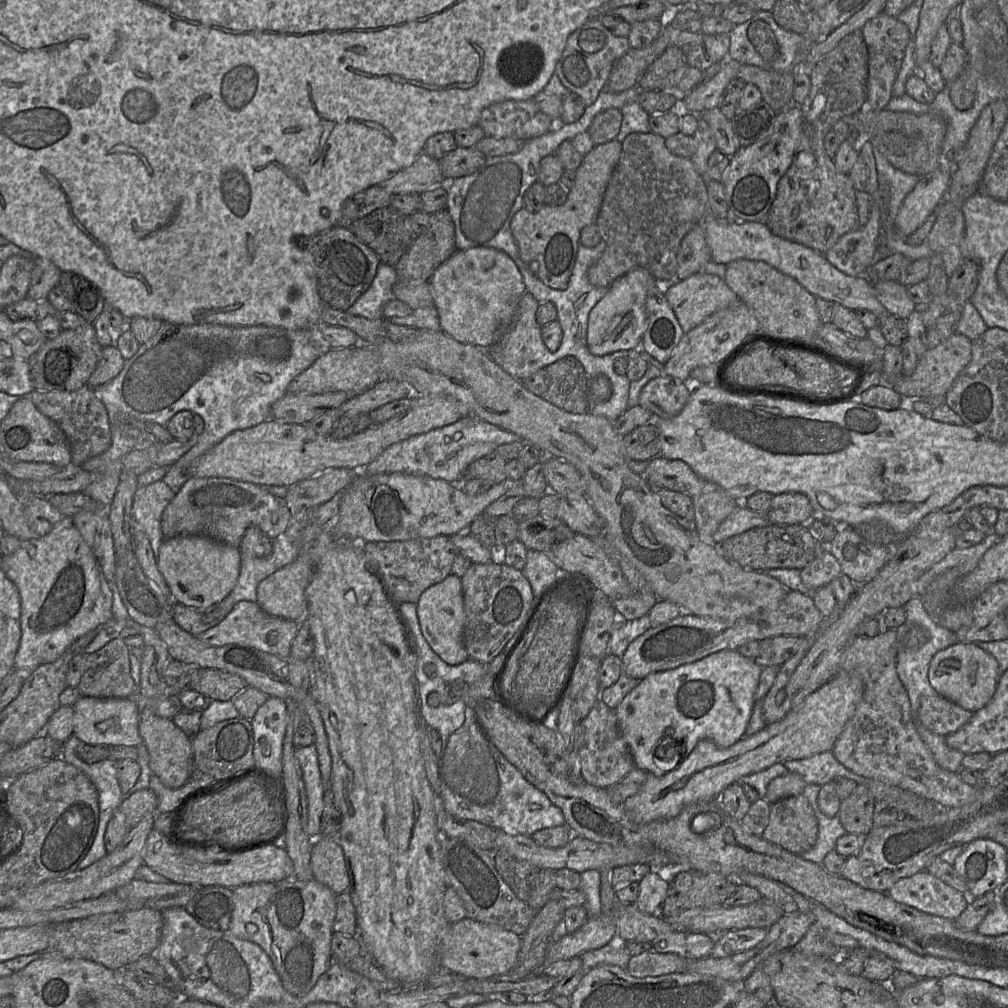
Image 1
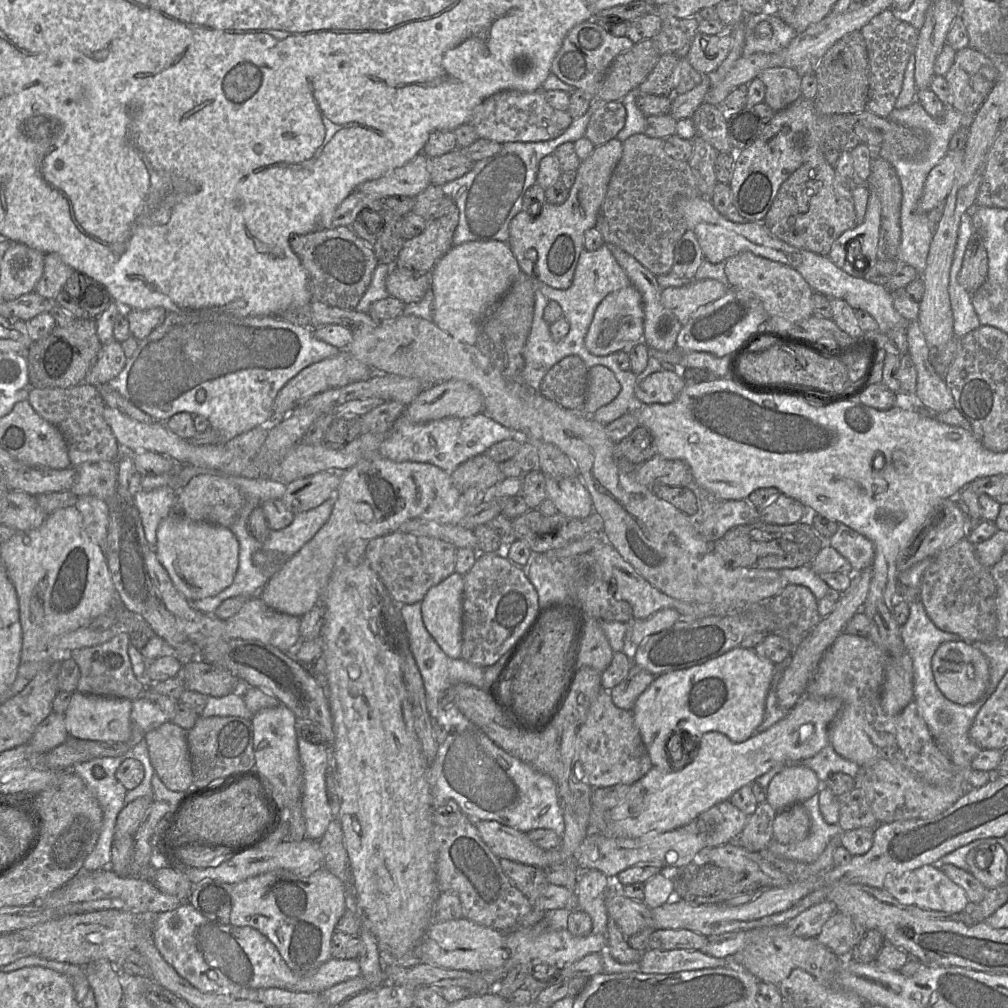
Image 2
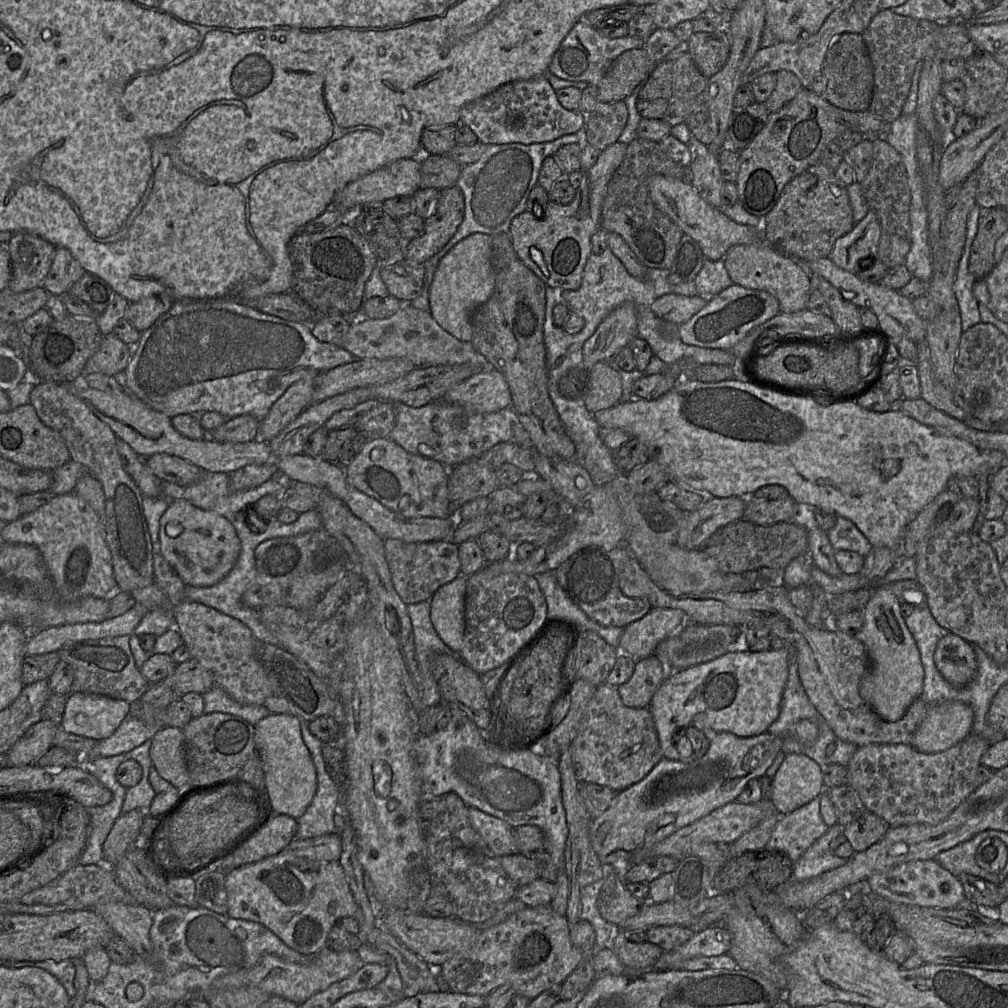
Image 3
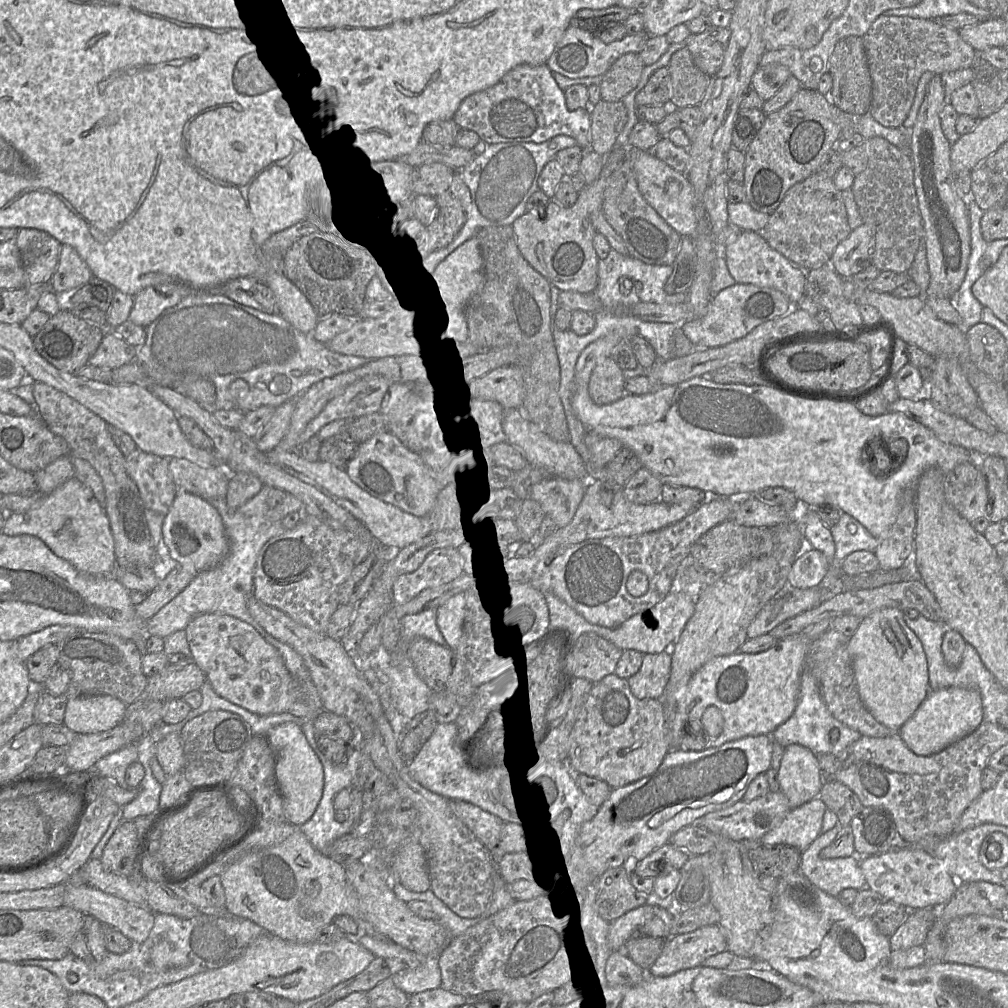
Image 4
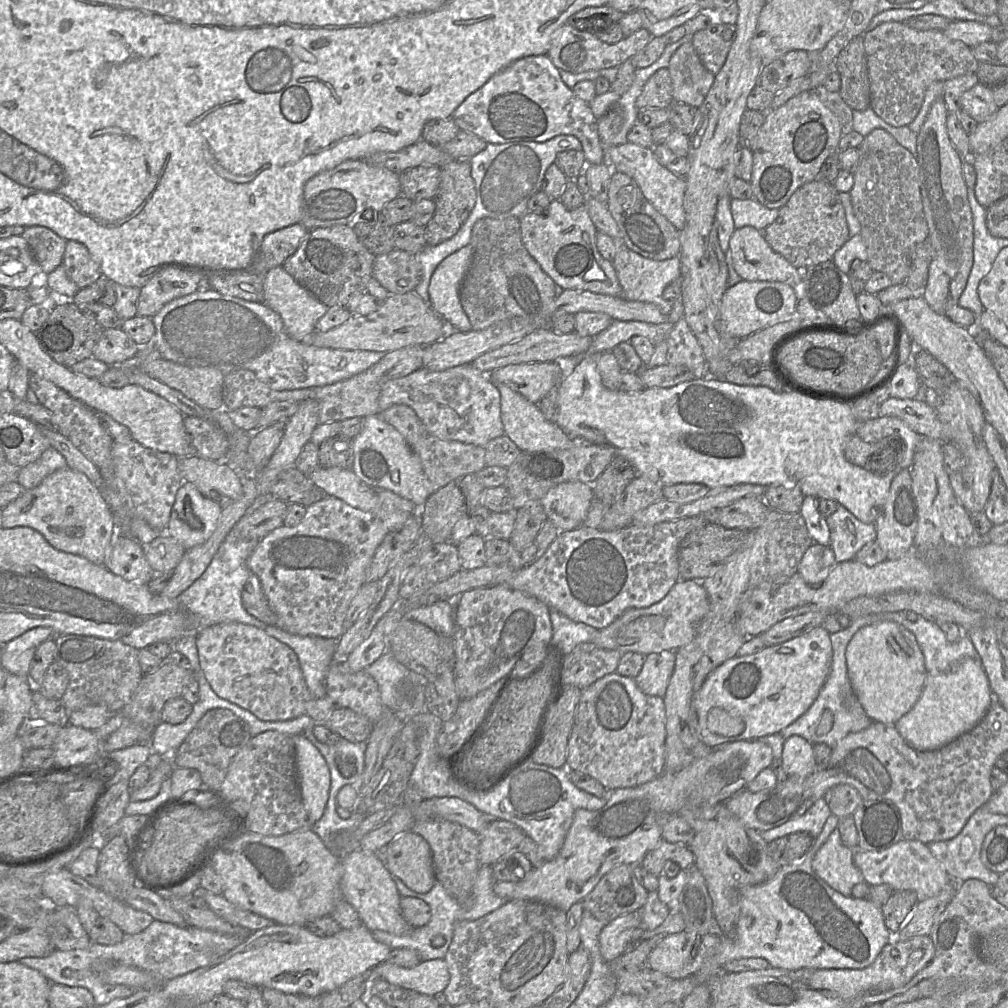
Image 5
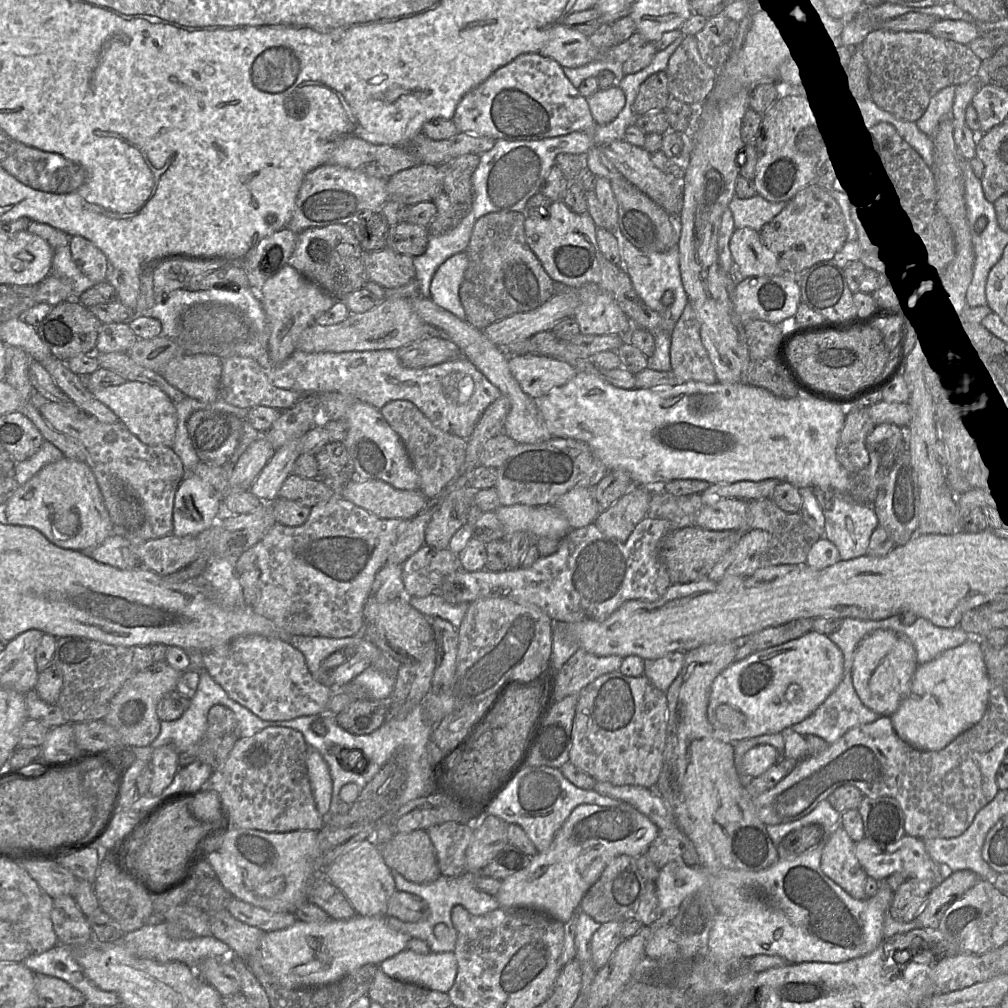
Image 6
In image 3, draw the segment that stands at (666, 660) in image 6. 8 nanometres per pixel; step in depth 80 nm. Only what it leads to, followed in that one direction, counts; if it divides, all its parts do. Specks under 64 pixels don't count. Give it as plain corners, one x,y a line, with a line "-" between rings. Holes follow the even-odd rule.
654,654
637,660
630,679
618,686
623,704
631,708
648,707
667,676
667,667

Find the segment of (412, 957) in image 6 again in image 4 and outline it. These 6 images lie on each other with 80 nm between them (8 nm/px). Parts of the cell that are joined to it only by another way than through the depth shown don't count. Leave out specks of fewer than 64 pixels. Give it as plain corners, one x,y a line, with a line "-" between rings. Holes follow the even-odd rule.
438,959
425,960
416,969
402,970
390,977
396,987
409,996
441,987

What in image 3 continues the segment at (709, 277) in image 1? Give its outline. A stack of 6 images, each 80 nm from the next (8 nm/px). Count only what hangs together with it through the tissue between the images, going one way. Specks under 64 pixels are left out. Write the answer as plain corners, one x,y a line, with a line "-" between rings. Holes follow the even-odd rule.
671,293
656,299
650,309
660,319
680,325
705,307
708,300
699,295
684,296

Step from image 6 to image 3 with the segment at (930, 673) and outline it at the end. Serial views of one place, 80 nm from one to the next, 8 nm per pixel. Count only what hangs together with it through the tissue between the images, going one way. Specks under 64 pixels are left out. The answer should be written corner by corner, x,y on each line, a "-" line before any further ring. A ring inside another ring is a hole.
946,702
928,708
927,714
916,730
912,746
925,754
943,752
966,738
972,731
974,713
972,708
962,702

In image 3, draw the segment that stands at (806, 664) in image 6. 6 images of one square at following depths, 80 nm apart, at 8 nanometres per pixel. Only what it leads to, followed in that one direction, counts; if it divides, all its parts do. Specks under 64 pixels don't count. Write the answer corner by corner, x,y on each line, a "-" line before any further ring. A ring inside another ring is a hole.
738,645
732,651
711,661
668,674
648,706
656,726
663,758
669,759
665,756
665,751
672,747
671,734
676,734
680,742
680,751
682,751
681,747
687,750
681,742
681,737
686,735
686,729
689,727
699,732
698,734
694,732
698,737
694,743
704,746
703,730
712,729
716,732
728,732
741,738
747,738
766,732
769,726
777,720
788,681
790,647
786,645
778,650
760,652
753,652
747,647
749,646

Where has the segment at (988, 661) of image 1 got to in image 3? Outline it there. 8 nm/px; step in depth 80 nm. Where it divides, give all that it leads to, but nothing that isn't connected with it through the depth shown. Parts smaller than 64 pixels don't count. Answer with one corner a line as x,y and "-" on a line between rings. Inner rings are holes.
951,632
939,641
934,662
944,679
955,688
968,685
977,672
976,655
971,644

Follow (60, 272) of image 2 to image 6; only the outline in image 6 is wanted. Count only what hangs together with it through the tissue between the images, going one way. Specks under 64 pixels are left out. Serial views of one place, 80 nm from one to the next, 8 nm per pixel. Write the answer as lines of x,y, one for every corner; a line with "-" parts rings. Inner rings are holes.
72,236
69,247
73,261
88,279
96,284
106,280
109,264
100,249
81,236

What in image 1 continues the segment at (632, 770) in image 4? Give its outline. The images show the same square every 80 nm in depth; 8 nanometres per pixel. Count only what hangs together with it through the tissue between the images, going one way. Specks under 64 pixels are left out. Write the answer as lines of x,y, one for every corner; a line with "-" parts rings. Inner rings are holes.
598,698
581,723
582,741
578,754
581,774
586,783
596,787
608,788
636,768
629,746
620,731
613,708

